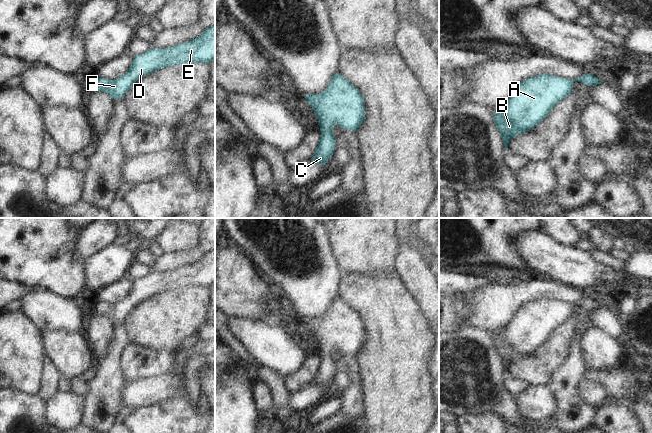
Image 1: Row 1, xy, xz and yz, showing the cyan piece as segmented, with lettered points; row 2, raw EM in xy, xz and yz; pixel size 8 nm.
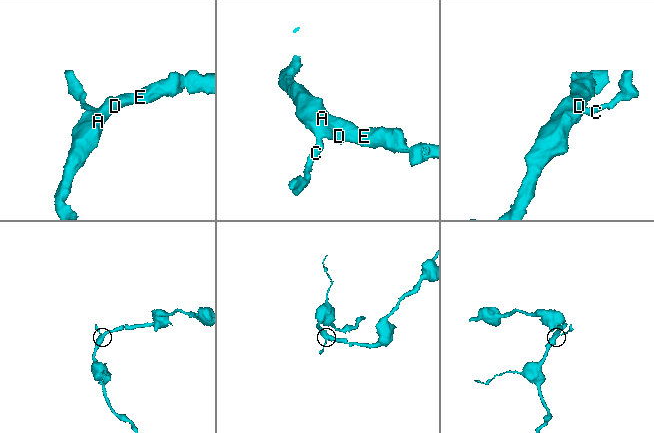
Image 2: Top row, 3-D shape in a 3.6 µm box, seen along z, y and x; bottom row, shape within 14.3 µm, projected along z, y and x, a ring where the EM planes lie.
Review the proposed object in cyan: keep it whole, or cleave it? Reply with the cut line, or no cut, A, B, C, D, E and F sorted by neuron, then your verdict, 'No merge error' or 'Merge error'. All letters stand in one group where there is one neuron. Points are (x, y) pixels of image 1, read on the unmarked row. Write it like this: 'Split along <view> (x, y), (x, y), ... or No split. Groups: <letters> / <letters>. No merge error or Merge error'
No split. Groups: A B C D E F. No merge error

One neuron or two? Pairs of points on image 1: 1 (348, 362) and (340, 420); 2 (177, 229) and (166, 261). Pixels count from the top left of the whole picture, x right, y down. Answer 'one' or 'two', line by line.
1: two
2: two

